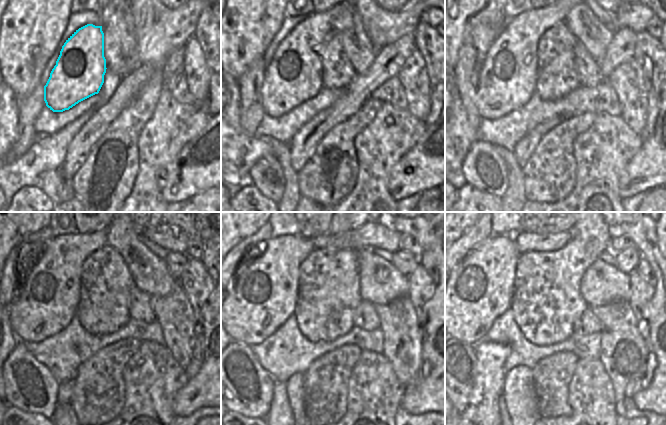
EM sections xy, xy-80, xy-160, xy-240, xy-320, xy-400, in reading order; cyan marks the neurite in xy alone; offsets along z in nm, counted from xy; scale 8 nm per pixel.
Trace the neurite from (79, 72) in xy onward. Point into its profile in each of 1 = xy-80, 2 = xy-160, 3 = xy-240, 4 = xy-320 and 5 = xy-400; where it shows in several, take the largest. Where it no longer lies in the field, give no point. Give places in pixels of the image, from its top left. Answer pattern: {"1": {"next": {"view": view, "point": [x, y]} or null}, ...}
{"1": {"next": {"view": "xy-80", "point": [294, 75]}}, "2": {"next": {"view": "xy-160", "point": [507, 81]}}, "3": {"next": {"view": "xy-240", "point": [48, 302]}}, "4": {"next": {"view": "xy-320", "point": [261, 295]}}, "5": {"next": {"view": "xy-400", "point": [479, 289]}}}

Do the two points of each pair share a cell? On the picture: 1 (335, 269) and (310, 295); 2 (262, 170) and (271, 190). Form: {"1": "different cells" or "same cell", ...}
{"1": "same cell", "2": "same cell"}

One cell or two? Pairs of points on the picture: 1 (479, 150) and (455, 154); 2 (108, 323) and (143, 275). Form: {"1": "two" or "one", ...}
{"1": "two", "2": "two"}

